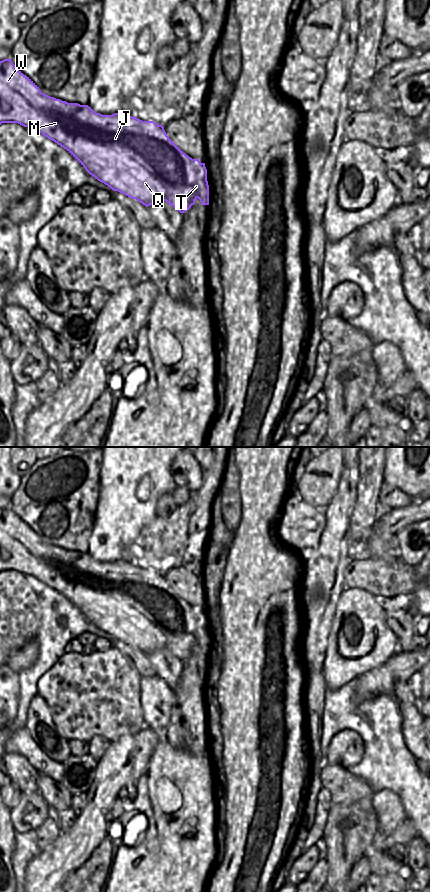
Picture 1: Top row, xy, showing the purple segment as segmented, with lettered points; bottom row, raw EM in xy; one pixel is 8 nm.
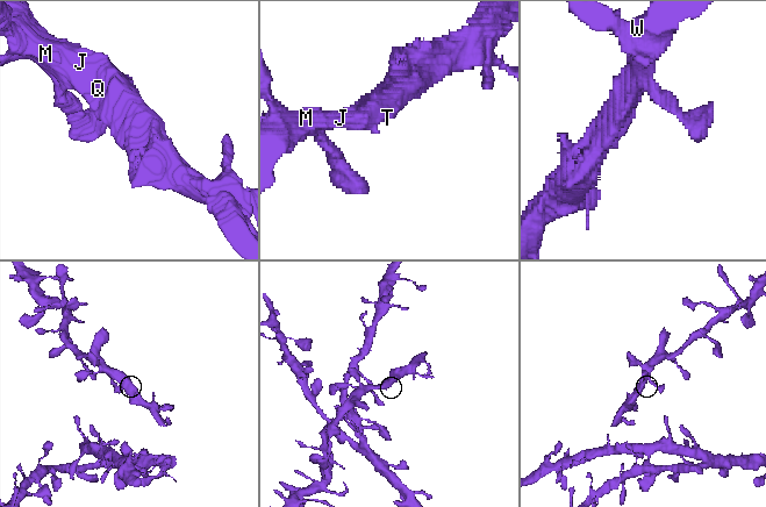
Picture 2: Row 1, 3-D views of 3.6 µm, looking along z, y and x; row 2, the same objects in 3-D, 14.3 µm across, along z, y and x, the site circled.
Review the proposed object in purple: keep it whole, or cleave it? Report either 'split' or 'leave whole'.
leave whole

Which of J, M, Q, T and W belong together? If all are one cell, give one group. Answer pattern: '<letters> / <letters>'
J M Q T W

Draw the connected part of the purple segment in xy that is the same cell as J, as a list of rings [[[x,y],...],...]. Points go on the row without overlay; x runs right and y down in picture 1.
[[[11,507],[0,509],[0,573],[18,571],[30,575],[66,597],[98,629],[146,655],[166,649],[180,661],[188,659],[198,646],[209,653],[209,633],[205,611],[186,603],[166,582],[164,575],[154,569],[142,569],[126,561],[102,563],[88,553],[68,551],[41,540]]]

